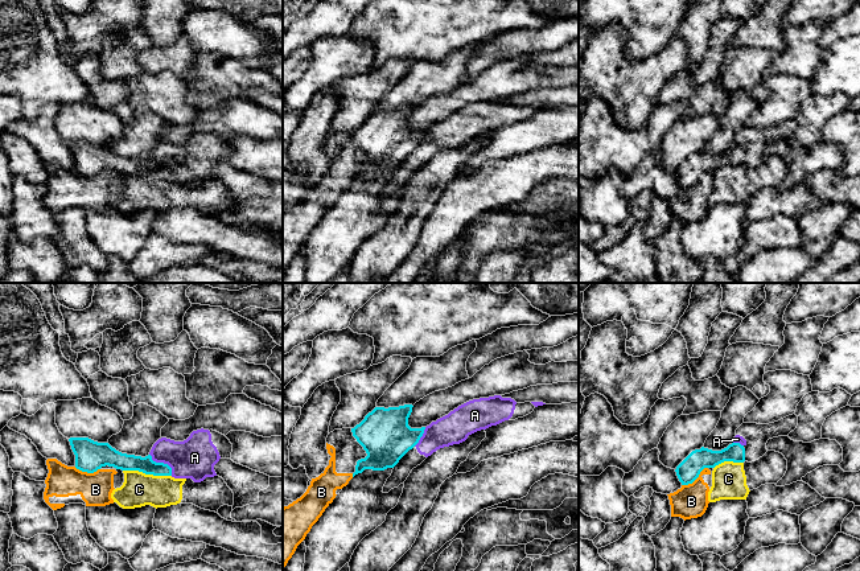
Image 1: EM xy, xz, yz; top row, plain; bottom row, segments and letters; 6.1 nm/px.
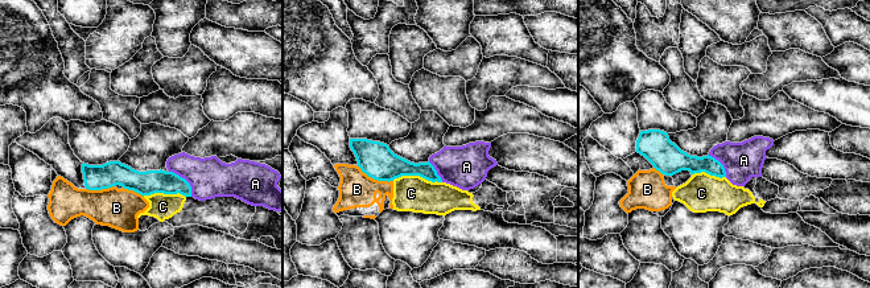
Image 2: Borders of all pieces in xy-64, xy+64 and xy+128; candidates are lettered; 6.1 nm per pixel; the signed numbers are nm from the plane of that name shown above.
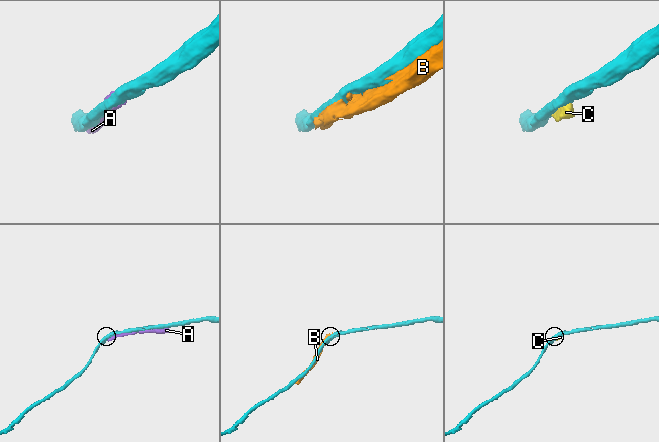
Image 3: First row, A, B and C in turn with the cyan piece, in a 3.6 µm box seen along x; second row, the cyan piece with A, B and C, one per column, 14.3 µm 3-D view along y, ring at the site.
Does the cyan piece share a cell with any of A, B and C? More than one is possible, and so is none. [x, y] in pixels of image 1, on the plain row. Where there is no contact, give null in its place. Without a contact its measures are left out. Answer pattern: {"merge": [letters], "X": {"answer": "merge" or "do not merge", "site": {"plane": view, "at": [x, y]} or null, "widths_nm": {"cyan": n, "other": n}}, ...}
{"merge": [], "A": {"answer": "do not merge", "site": {"plane": "xy", "at": [163, 167]}, "widths_nm": {"cyan": 100, "other": 260}}, "B": {"answer": "do not merge", "site": {"plane": "yz", "at": [695, 183]}, "widths_nm": {"cyan": 140, "other": 200}}, "C": {"answer": "do not merge", "site": {"plane": "xy", "at": [147, 177]}, "widths_nm": {"cyan": 110, "other": 200}}}

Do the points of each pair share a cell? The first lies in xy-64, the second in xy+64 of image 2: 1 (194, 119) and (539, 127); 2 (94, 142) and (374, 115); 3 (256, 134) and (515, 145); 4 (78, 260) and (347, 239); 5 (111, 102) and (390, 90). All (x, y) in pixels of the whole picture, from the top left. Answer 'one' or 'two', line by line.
1: two
2: one
3: two
4: one
5: one

